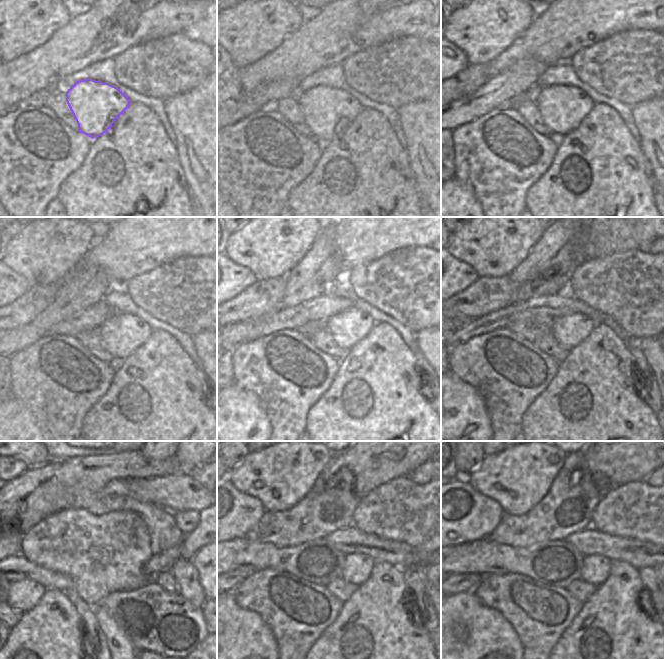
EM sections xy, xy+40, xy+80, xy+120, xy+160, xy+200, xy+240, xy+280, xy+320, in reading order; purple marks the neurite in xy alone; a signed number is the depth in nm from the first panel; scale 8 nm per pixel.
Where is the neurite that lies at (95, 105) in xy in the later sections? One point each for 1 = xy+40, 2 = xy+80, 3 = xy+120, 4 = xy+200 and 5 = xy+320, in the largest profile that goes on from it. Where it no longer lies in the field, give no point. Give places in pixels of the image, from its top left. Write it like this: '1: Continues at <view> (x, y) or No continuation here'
1: Continues at xy+40 (327, 111)
2: Continues at xy+80 (562, 109)
3: Continues at xy+120 (120, 333)
4: Continues at xy+200 (570, 330)
5: Continues at xy+320 (592, 554)

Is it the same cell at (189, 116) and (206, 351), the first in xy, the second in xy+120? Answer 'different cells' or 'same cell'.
same cell

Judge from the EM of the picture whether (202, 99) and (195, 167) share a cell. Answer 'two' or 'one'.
one

